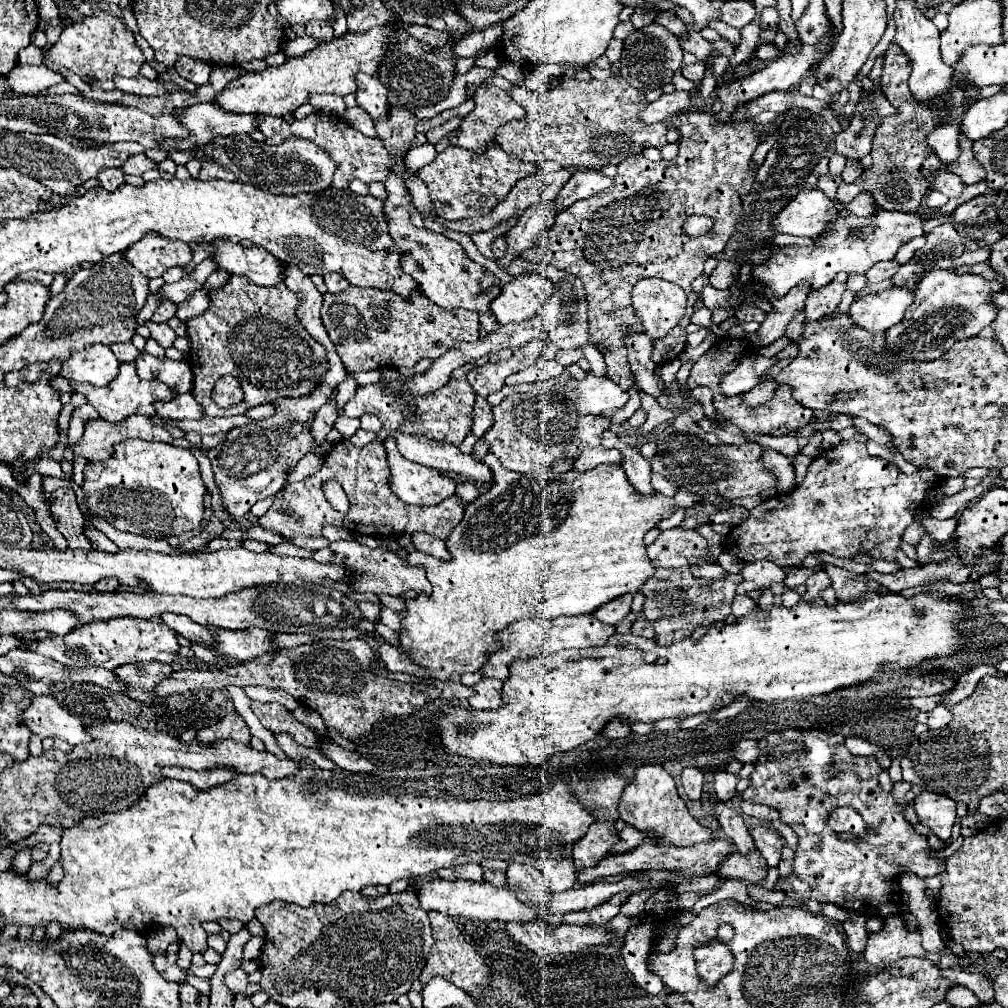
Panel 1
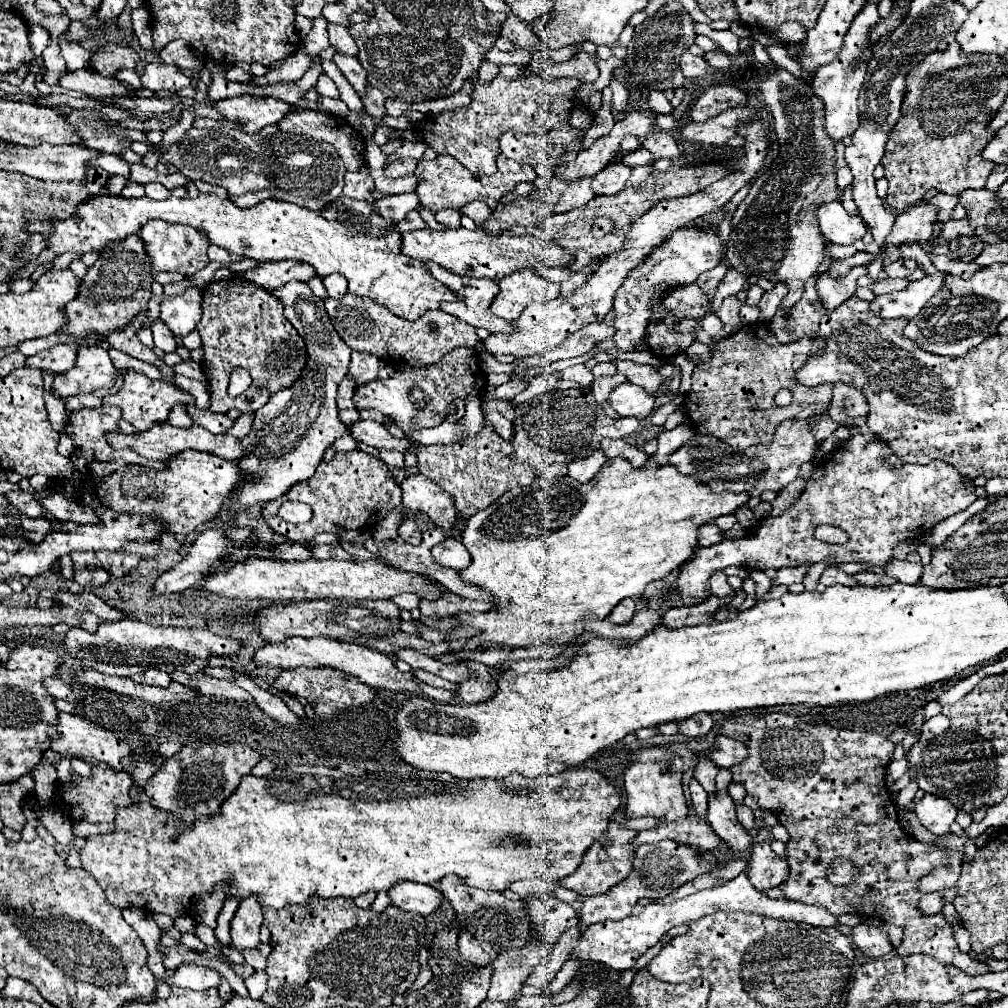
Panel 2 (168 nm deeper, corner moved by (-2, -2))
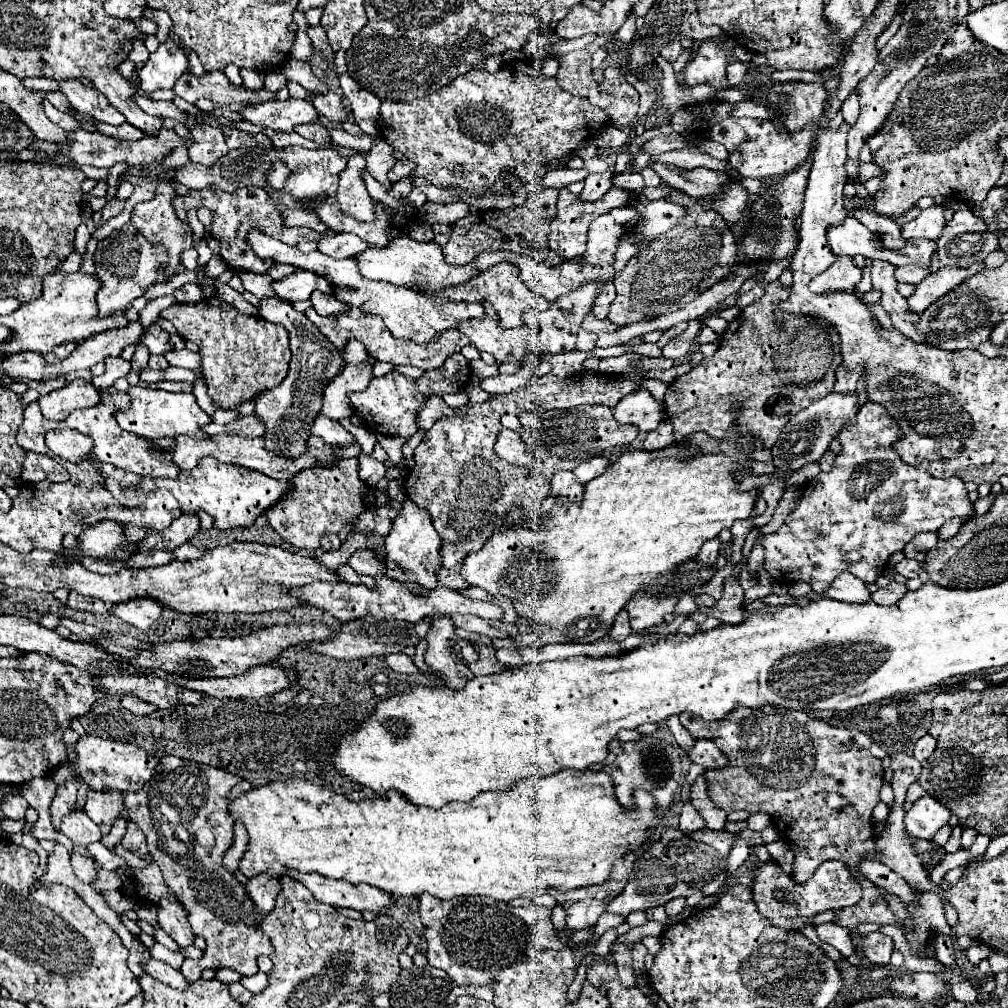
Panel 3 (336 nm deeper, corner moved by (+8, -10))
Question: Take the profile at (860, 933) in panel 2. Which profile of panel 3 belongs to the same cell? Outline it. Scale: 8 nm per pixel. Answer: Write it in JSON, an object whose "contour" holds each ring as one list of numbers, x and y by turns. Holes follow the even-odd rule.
{"contour":[[871,932,863,938,861,942,861,952,863,956,877,966,885,966,889,964,889,956,893,950,893,940,889,936,883,936,879,932]]}

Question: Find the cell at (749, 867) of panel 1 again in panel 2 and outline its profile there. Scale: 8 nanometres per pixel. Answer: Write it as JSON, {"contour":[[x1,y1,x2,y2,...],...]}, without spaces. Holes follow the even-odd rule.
{"contour":[[719,770,717,774,717,790,713,796,709,796,709,810,707,810,707,822,713,826,715,834,723,838,735,852,751,852,751,834,741,826,735,814,733,798,729,796,729,784,731,784,731,772]]}

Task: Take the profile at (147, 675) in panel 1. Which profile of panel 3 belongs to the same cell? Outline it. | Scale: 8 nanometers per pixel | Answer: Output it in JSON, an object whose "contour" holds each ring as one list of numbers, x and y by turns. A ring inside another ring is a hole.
{"contour":[[125,694,123,696,123,706,125,706,125,710,129,710,135,716,145,716,145,714,153,712,151,710,151,702,143,702,141,698,135,698,133,694]]}

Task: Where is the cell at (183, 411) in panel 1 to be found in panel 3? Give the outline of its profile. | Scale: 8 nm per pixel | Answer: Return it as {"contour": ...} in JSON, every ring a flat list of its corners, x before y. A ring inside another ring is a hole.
{"contour":[[239,416,237,420,229,422,229,424,215,424,215,422,209,422,207,426,201,428,203,432,207,432,209,436,213,434,237,434,237,436,247,436,247,438,253,438,253,436,259,436,263,434,263,422,259,420,259,416]]}

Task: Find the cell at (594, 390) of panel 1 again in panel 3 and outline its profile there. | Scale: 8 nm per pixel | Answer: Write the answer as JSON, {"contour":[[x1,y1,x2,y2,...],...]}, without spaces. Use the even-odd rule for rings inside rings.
{"contour":[[645,390,627,394,613,408,613,416,619,424,633,424,641,432,651,432,665,418,665,406]]}

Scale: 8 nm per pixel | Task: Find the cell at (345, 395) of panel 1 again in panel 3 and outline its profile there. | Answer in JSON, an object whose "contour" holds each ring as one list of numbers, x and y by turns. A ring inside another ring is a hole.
{"contour":[[351,340,349,346,347,346,347,350,343,350,343,360,347,364,359,366,359,364,365,364,369,360,369,356,367,356,367,350,365,350,365,346,361,342]]}

